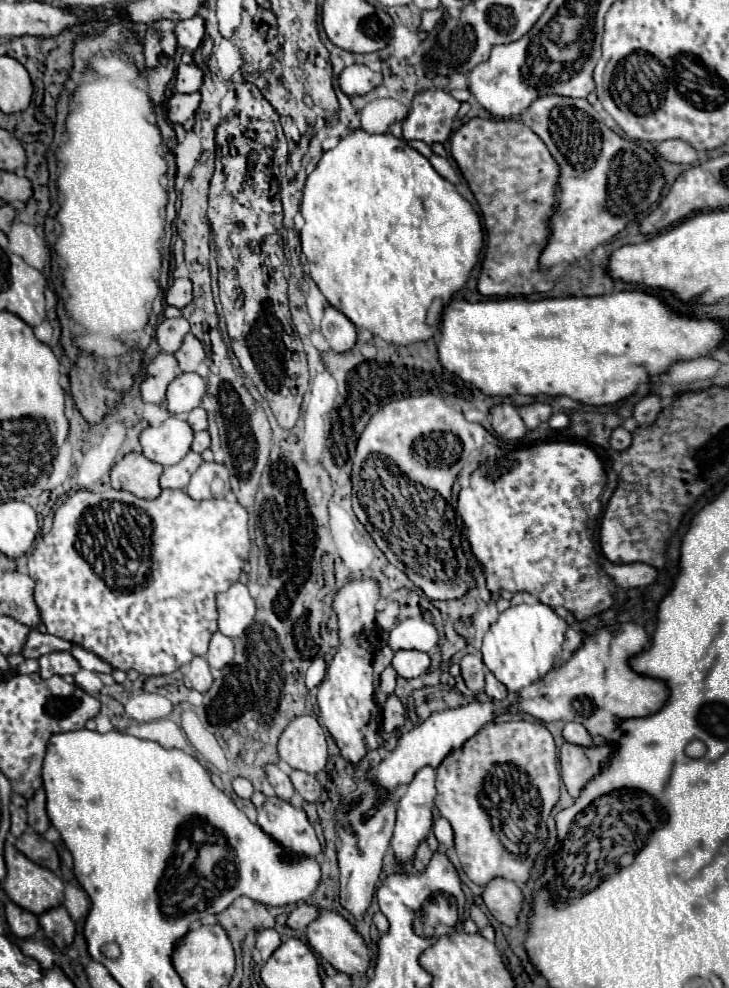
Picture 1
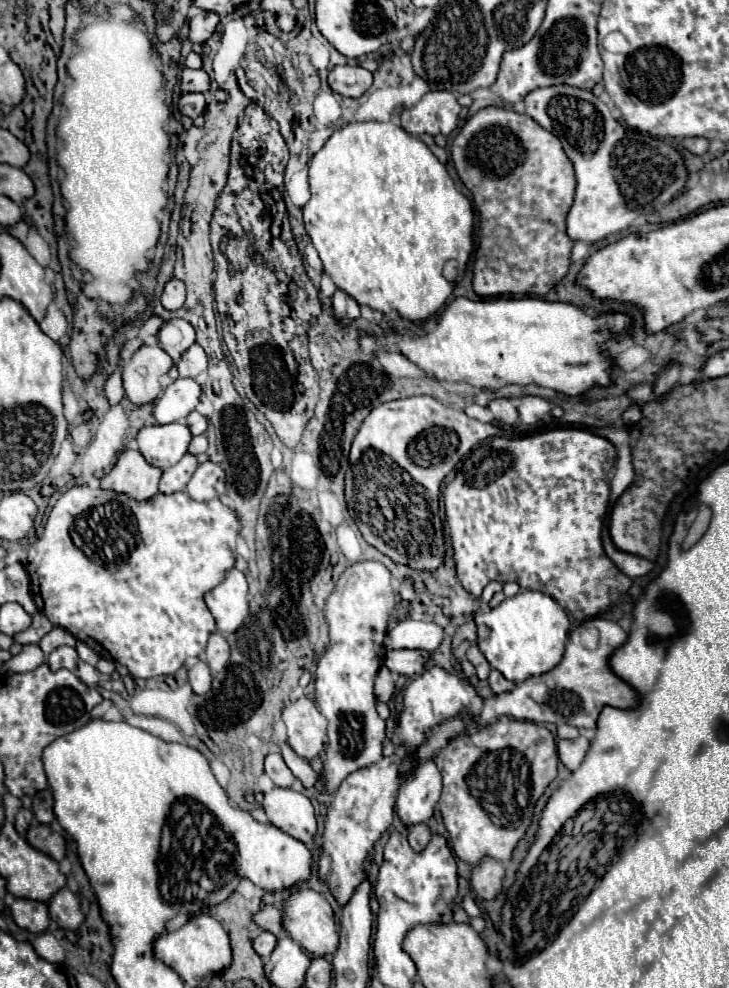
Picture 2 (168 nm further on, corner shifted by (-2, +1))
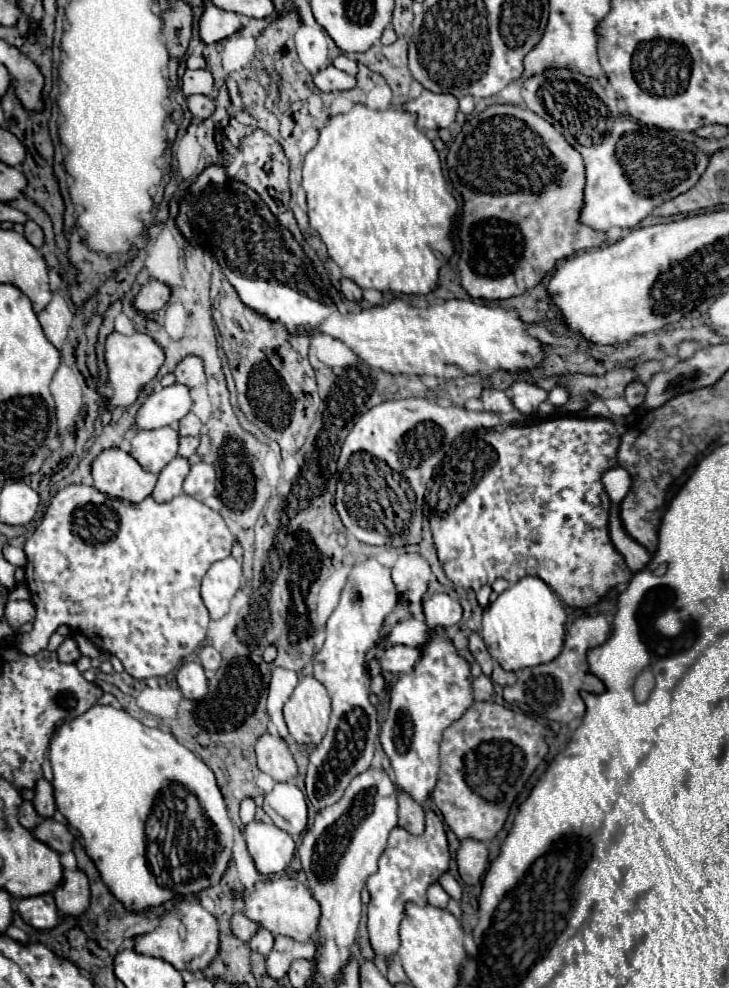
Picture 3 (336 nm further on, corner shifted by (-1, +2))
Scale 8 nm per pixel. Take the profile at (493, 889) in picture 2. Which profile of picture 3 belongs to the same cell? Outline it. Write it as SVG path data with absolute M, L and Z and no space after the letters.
M466 839L460 841L460 847L456 851L456 863L458 871L464 883L474 885L482 879L482 875L488 869L488 849L482 841Z

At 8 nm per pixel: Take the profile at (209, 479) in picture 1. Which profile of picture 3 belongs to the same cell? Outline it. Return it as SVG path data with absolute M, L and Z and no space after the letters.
M200 461L190 467L190 473L184 479L184 493L202 501L216 491L216 473L214 467Z

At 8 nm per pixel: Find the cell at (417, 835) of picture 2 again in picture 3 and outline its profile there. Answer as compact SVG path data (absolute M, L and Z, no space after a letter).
M398 789L398 825L404 827L406 831L420 835L424 831L424 811L422 805L416 803L408 793L402 793L402 789Z

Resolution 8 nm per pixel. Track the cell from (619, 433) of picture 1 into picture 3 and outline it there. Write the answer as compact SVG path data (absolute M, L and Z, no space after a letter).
M638 379L632 381L632 383L626 387L626 393L624 393L624 397L626 397L626 401L630 403L632 409L638 409L638 407L642 405L644 395L646 395L646 385L644 385L642 381L638 381Z

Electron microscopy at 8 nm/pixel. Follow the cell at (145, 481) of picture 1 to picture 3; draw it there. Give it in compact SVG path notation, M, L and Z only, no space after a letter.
M120 449L102 451L92 463L92 477L98 491L130 503L146 499L156 485L156 475L144 471L136 459Z

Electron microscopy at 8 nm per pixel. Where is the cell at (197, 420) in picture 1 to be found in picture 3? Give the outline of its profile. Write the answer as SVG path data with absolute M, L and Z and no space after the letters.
M188 413L188 415L180 421L180 435L198 437L198 435L200 435L200 429L202 429L202 421L200 421L194 413Z

